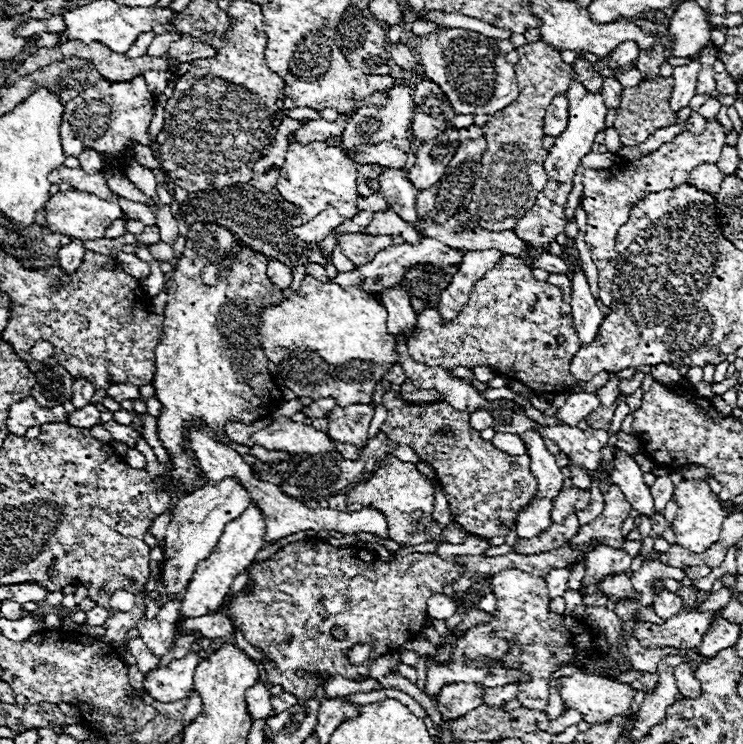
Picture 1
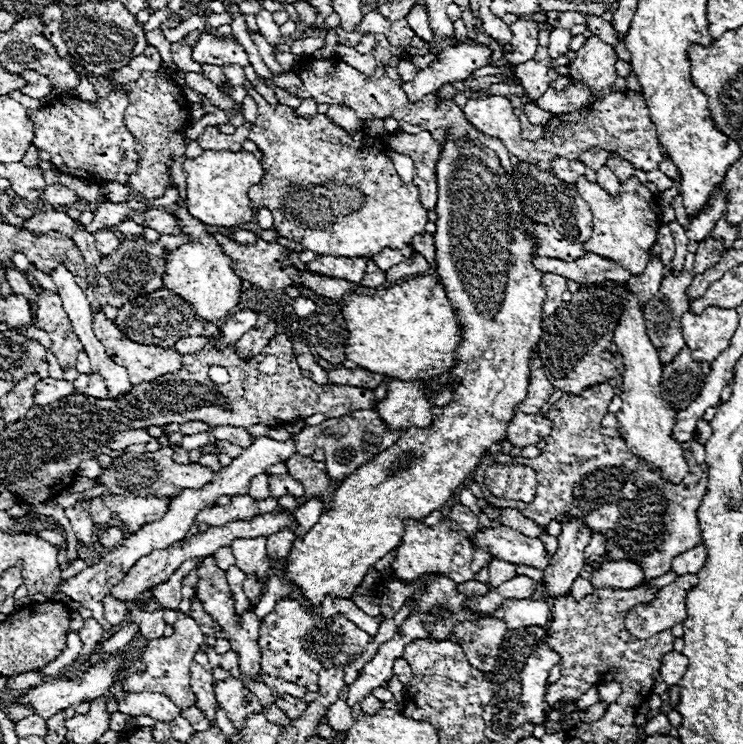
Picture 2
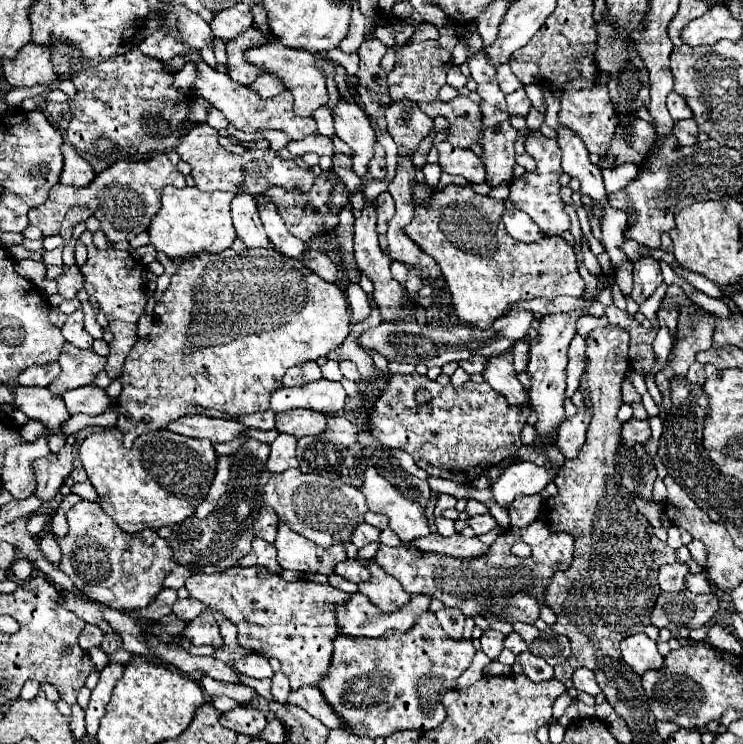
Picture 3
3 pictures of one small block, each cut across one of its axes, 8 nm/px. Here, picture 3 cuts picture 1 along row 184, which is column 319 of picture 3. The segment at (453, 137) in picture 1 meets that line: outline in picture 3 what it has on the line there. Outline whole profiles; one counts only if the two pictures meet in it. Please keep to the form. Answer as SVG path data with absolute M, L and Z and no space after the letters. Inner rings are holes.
M288 410L276 414L276 430L284 434L292 434L296 438L314 436L324 432L328 416L320 416L320 412L312 410Z

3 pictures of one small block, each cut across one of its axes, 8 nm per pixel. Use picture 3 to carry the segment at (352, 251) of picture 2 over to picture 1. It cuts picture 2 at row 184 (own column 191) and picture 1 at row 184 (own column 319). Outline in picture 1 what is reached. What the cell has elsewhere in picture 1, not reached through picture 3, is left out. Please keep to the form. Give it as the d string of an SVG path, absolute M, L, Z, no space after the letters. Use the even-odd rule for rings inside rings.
M292 136L290 146L286 152L286 162L280 168L280 178L276 184L278 194L296 206L296 216L292 216L292 226L300 226L318 212L326 210L328 206L336 208L344 220L350 220L358 214L356 200L358 194L358 172L352 160L340 160L340 148L326 146L324 142L310 142L308 146L300 146Z

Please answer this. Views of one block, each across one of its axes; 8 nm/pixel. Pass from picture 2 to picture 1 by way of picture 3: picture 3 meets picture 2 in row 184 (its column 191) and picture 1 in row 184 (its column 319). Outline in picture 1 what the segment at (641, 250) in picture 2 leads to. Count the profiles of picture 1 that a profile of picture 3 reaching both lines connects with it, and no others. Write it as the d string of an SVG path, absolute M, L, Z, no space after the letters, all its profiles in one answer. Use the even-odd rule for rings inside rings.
M710 120L702 134L692 134L684 130L672 142L662 144L656 152L642 156L640 160L624 160L620 158L614 166L606 170L586 170L582 174L584 194L582 194L582 208L586 212L586 246L590 250L592 262L598 268L598 288L600 288L600 302L604 306L612 306L612 278L616 272L616 250L614 240L616 232L622 224L628 222L630 210L638 206L638 202L648 196L650 192L672 190L688 182L690 172L700 164L716 164L720 158L720 150L724 146L724 132L718 120Z

